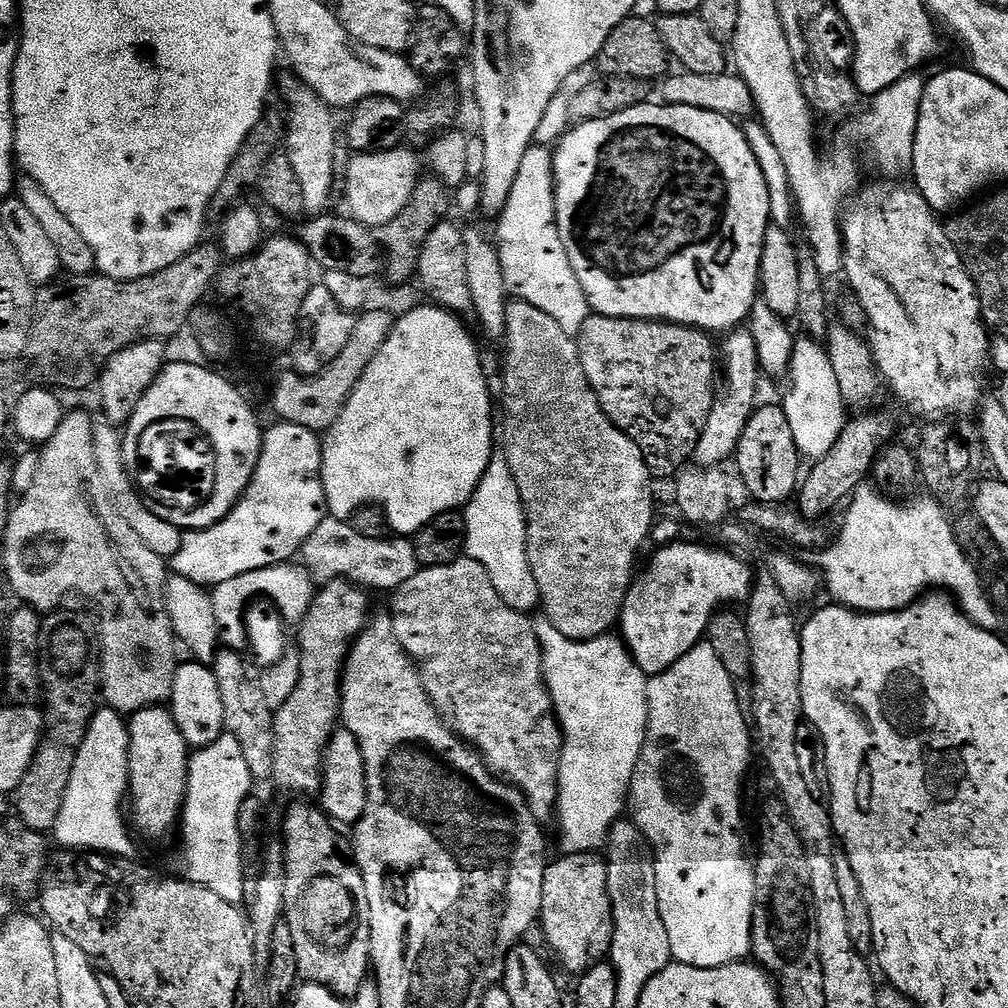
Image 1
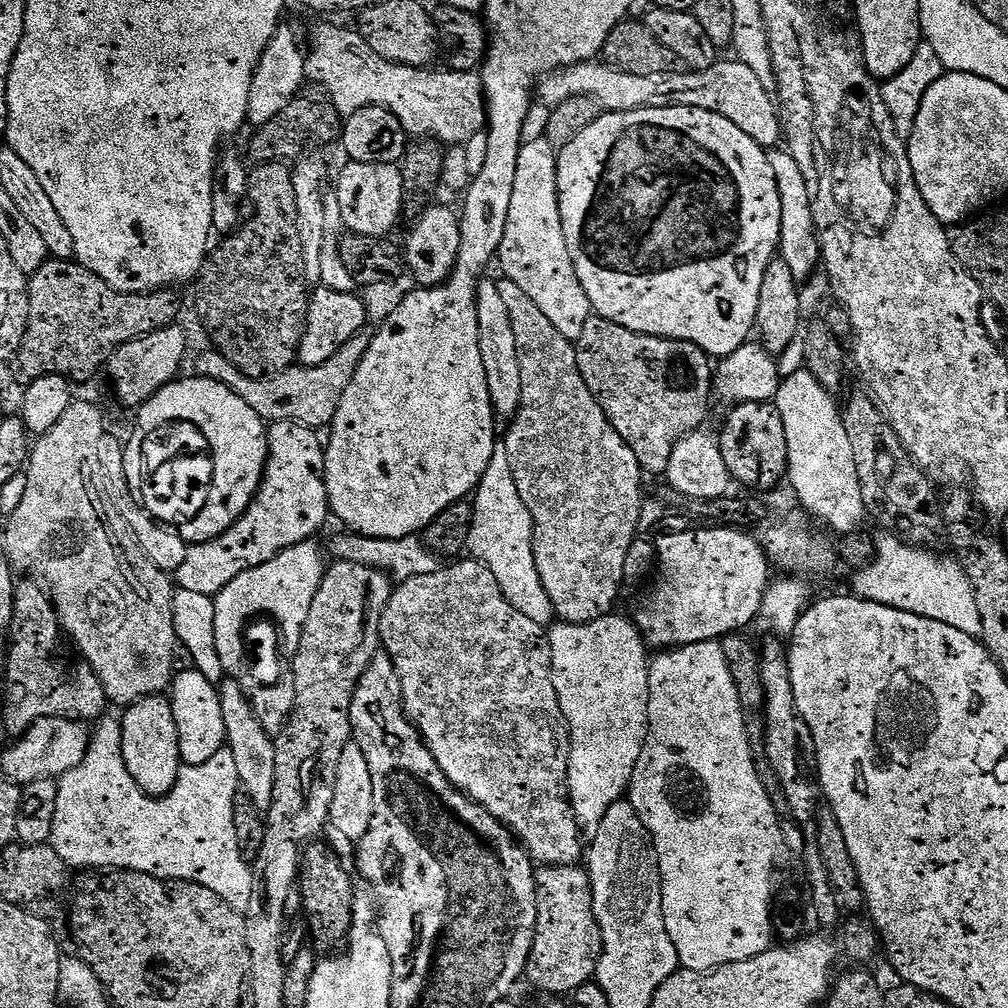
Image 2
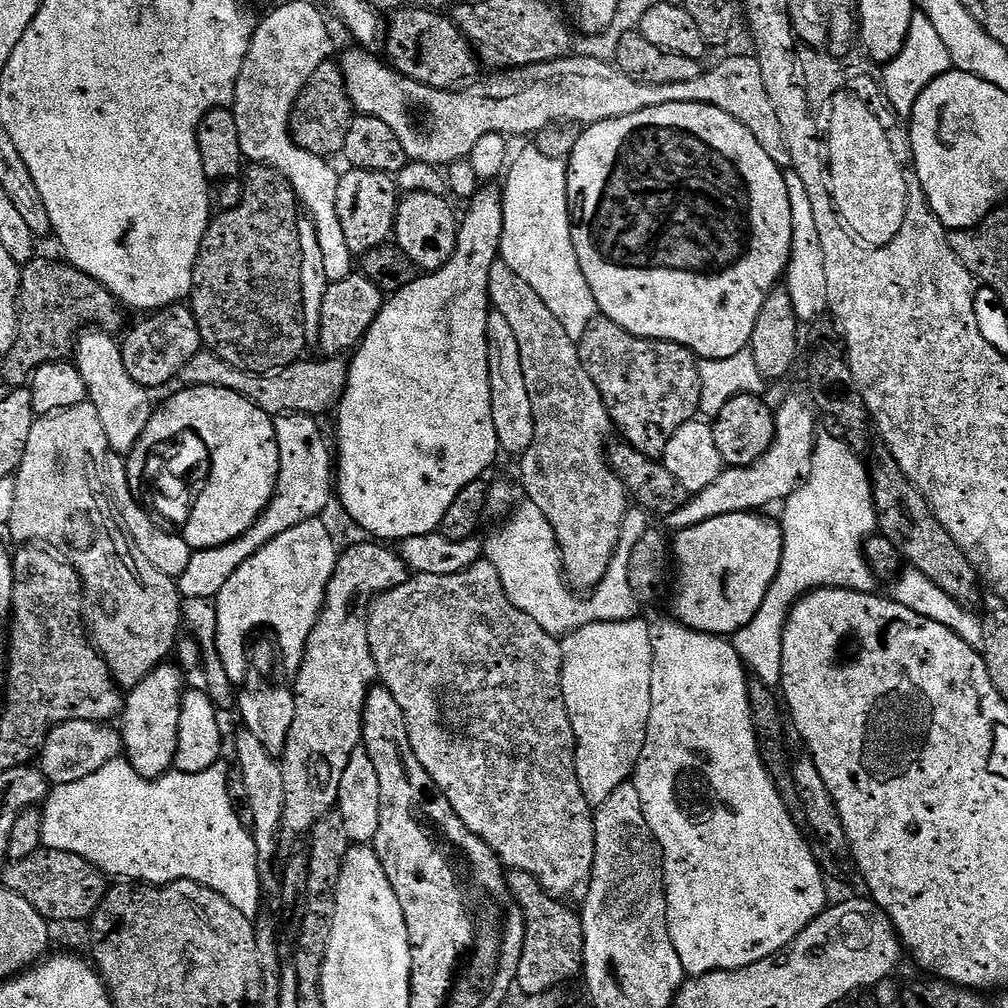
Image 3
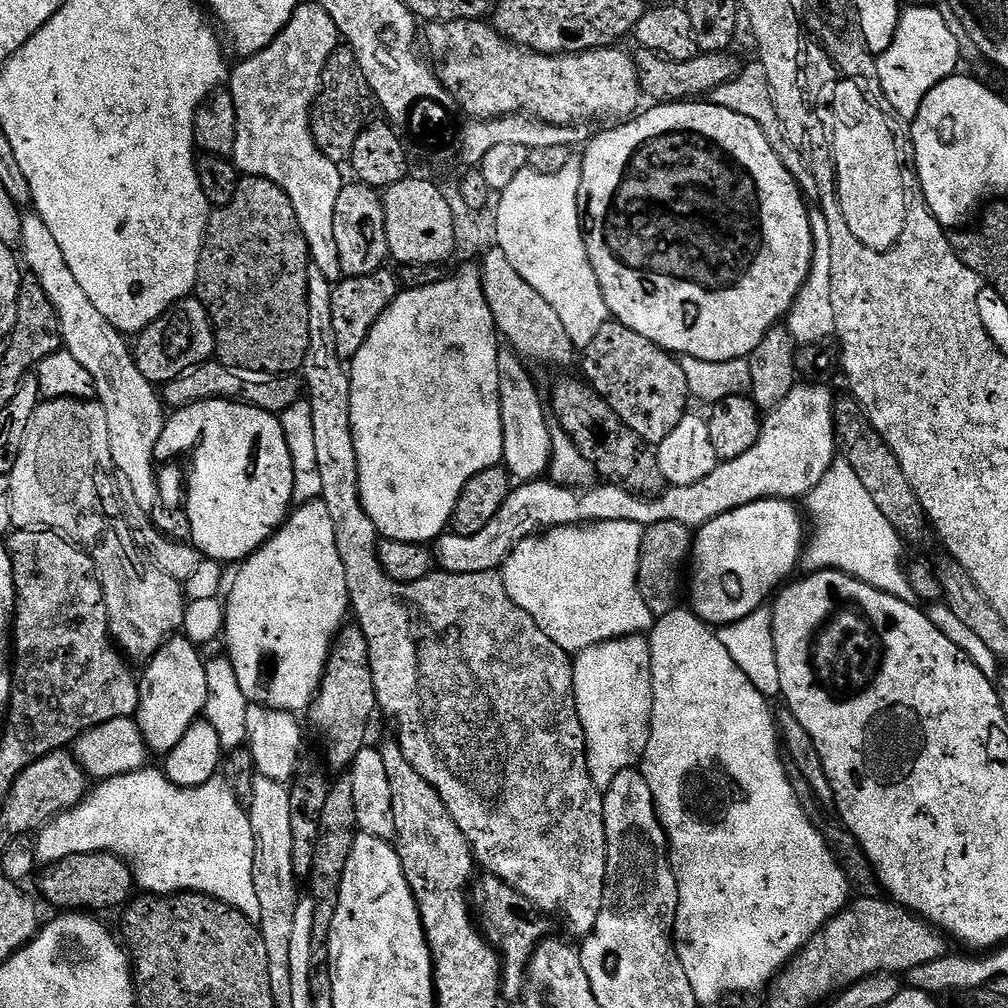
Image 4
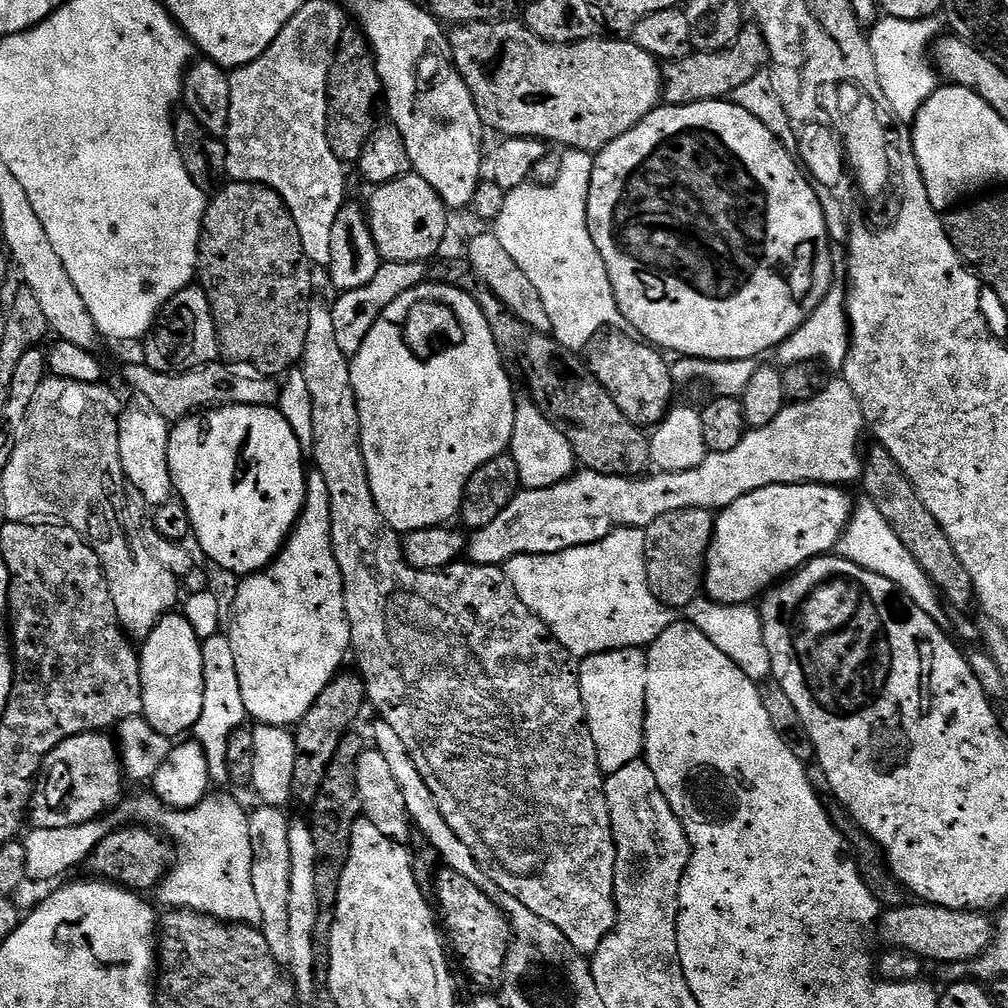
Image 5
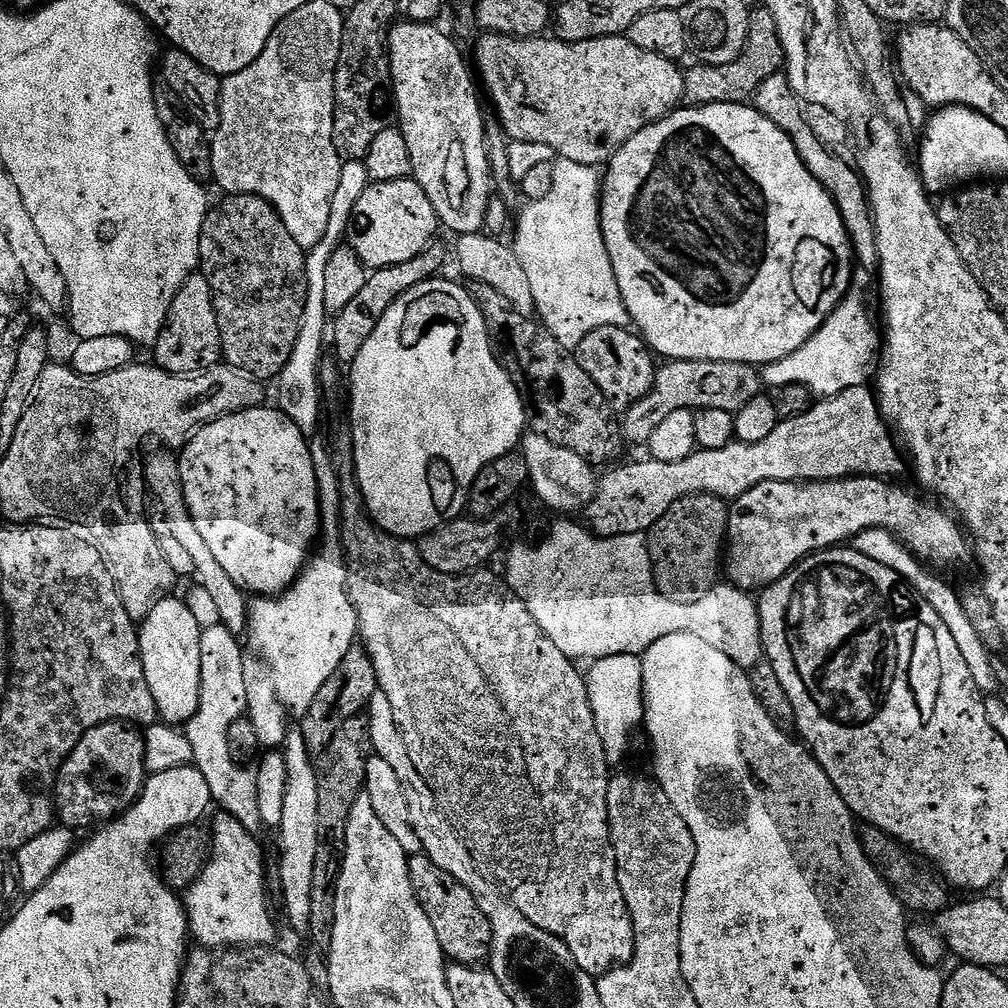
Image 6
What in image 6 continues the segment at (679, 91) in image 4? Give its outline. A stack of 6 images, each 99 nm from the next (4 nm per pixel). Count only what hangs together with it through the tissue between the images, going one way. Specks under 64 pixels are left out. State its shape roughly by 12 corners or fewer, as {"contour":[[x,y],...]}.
{"contour":[[757,7],[737,60],[693,63],[689,105],[743,104],[784,67],[774,14]]}

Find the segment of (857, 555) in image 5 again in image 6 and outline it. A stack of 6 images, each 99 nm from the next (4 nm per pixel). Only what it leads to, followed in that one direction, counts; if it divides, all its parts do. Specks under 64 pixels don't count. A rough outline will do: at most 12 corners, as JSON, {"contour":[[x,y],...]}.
{"contour":[[884,528],[854,538],[858,554],[894,570],[950,630],[981,692],[997,687],[991,655],[957,589]]}

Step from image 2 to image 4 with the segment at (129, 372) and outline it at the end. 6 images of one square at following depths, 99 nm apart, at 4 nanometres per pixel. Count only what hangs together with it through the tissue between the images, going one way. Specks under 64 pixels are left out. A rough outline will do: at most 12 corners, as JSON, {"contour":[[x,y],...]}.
{"contour":[[185,298],[135,337],[142,378],[168,384],[213,359],[212,323]]}

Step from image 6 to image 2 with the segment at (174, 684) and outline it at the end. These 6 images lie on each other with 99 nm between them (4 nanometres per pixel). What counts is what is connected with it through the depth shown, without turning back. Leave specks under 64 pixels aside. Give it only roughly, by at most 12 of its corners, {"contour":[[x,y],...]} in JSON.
{"contour":[[167,695],[123,709],[122,758],[147,796],[167,796],[182,761]]}

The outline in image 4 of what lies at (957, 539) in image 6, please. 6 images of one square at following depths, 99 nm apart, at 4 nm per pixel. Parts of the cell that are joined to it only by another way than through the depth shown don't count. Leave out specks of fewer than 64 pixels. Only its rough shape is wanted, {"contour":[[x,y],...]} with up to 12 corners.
{"contour":[[779,498],[698,529],[690,607],[754,614],[793,575],[806,520]]}

